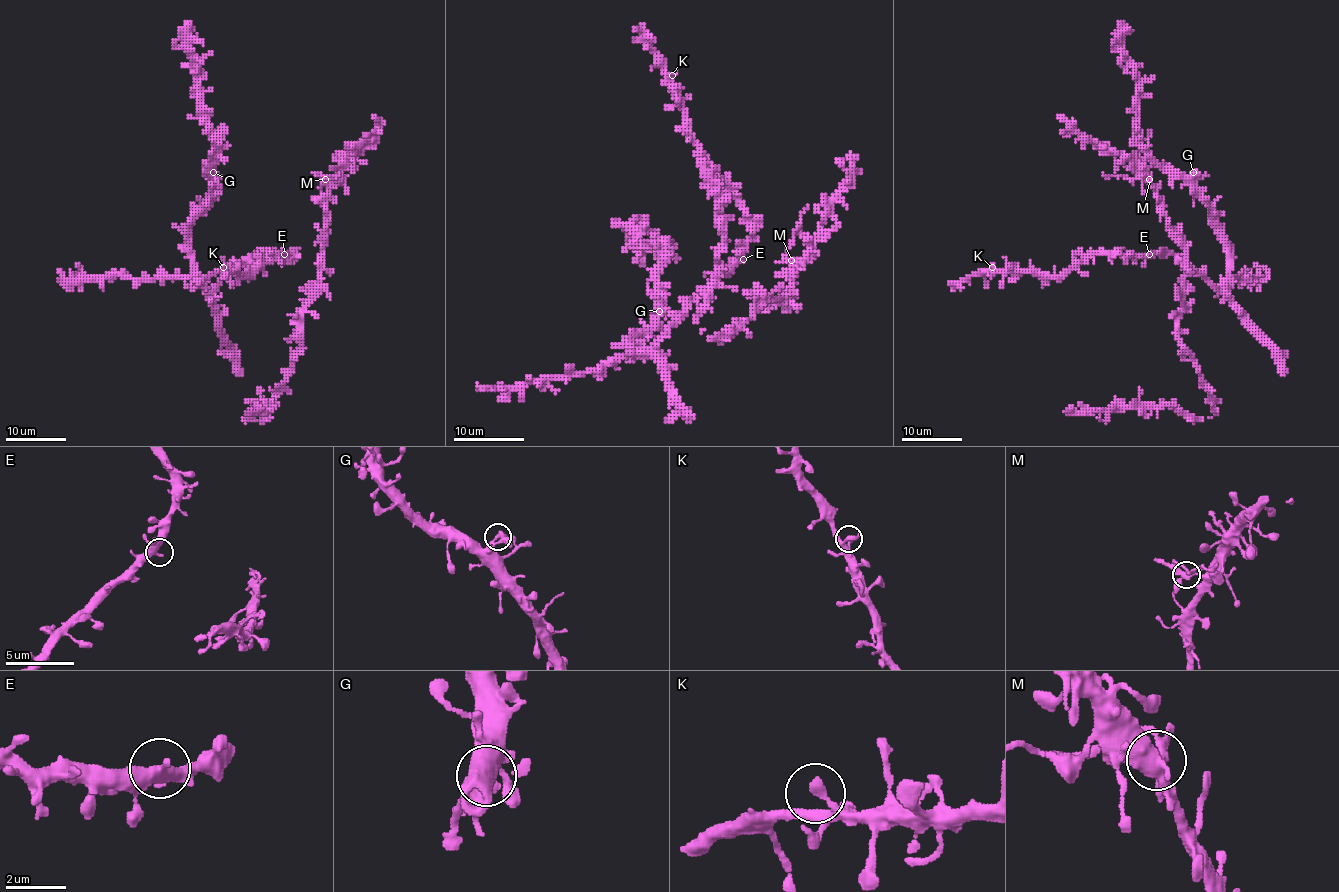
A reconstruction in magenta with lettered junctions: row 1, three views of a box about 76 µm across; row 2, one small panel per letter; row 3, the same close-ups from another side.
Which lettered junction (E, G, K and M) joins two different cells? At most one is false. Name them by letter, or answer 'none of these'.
M

